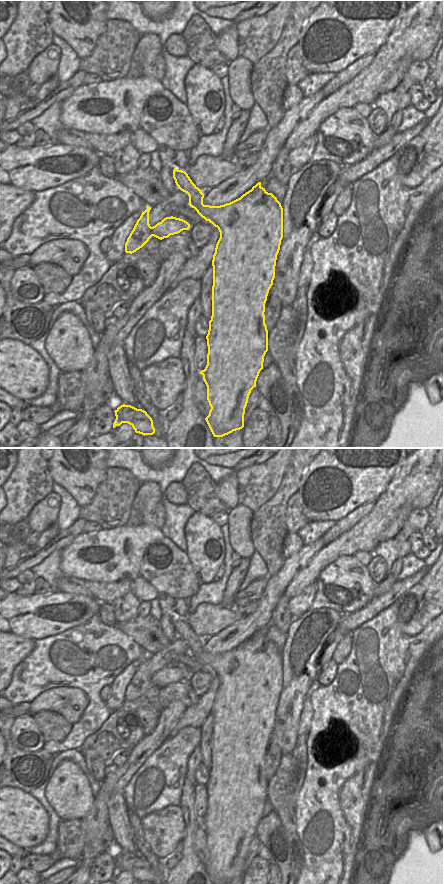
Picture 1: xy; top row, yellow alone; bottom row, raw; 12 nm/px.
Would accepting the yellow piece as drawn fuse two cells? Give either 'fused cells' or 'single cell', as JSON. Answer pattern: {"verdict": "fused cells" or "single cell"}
{"verdict": "fused cells"}

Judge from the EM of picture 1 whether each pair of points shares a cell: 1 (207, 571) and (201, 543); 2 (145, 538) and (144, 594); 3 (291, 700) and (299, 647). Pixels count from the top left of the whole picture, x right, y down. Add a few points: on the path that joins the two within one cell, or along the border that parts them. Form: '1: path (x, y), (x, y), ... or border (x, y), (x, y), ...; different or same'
1: path (205, 564), (205, 556), (202, 550); same
2: border (139, 574), (132, 581); different
3: path (295, 687), (299, 674), (299, 660); same

